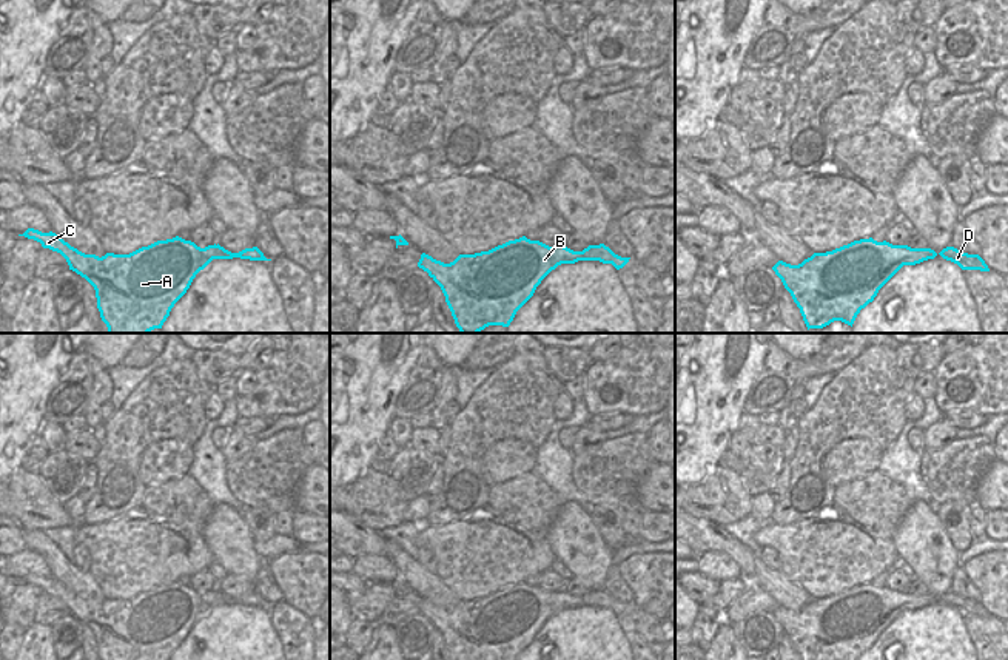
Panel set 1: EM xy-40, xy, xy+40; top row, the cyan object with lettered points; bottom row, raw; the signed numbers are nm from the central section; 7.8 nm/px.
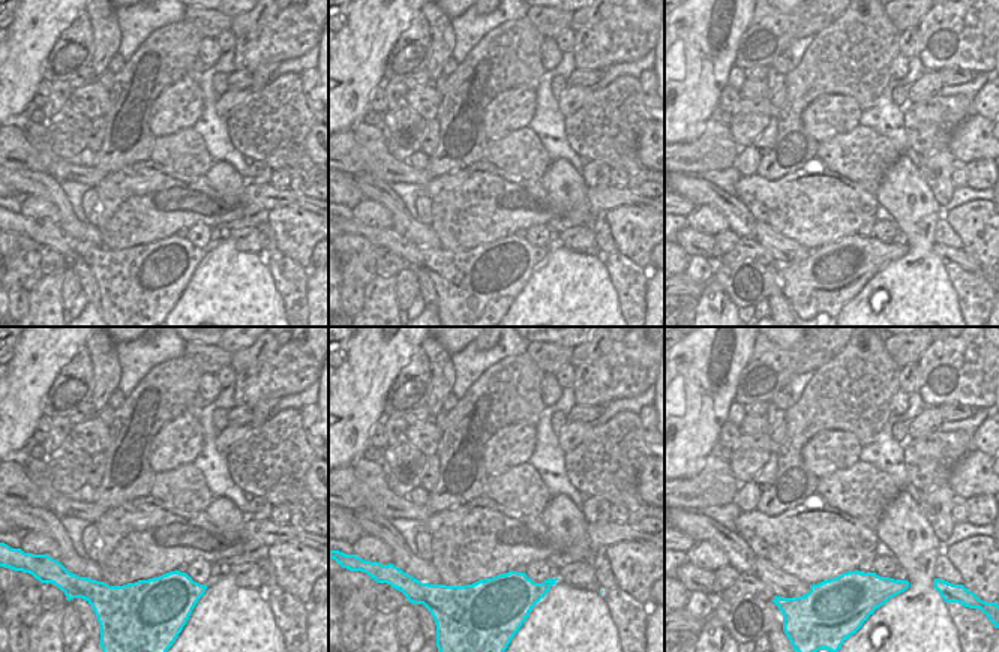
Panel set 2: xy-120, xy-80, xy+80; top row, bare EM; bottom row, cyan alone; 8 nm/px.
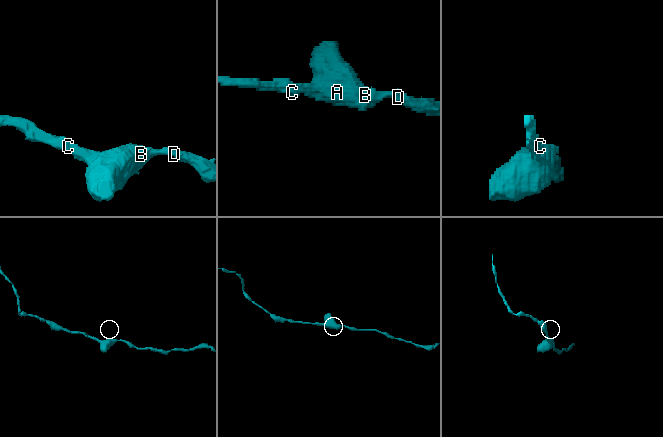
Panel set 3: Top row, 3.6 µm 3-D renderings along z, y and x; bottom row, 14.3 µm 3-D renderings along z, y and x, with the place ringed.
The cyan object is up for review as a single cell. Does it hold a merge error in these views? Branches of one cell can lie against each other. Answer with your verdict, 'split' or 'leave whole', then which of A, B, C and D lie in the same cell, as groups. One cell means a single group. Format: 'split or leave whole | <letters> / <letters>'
leave whole | A B C D

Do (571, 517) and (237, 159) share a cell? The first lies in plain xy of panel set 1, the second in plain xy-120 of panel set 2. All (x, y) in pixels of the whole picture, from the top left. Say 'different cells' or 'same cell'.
different cells

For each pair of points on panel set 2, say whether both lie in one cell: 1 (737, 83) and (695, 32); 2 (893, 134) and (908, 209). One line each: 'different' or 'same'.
1: different
2: different

